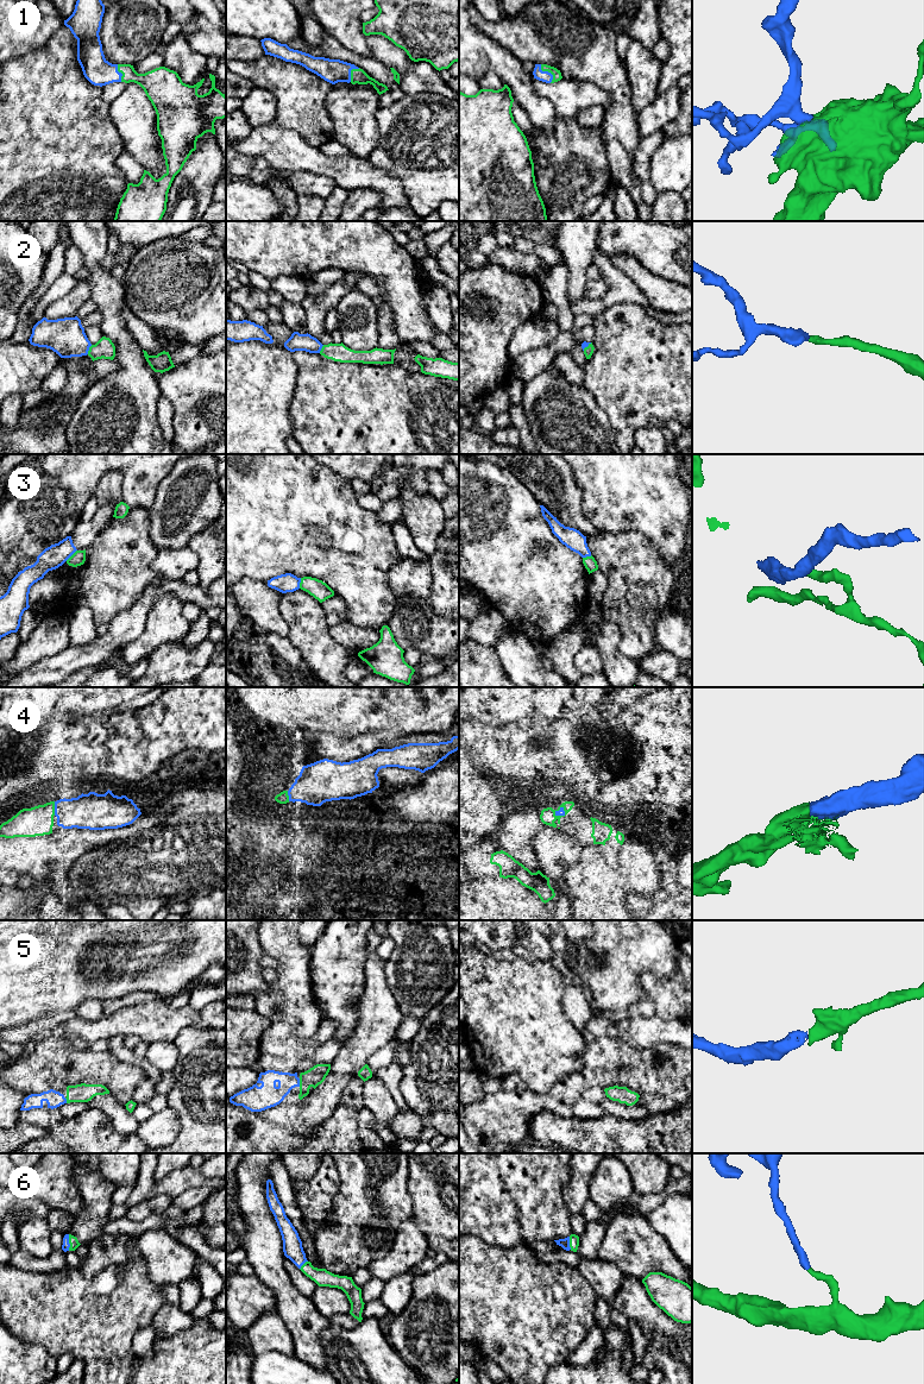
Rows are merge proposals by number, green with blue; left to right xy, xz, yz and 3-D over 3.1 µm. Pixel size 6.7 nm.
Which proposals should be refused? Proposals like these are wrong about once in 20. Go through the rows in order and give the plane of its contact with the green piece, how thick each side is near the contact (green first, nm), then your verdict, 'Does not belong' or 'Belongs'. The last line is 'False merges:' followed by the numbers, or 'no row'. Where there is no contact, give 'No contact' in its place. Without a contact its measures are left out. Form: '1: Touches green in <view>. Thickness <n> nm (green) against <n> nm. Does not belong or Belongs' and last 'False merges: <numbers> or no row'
1: Touches green in yz. Thickness 60 nm (green) against 80 nm. Belongs
2: Touches green in xy. Thickness 130 nm (green) against 260 nm. Belongs
3: Touches green in xy. Thickness 90 nm (green) against 160 nm. Does not belong
4: Touches green in xy. Thickness 200 nm (green) against 240 nm. Belongs
5: Touches green in xz. Thickness 120 nm (green) against 170 nm. Belongs
6: Touches green in xy. Thickness 70 nm (green) against 50 nm. Belongs
False merges: 3

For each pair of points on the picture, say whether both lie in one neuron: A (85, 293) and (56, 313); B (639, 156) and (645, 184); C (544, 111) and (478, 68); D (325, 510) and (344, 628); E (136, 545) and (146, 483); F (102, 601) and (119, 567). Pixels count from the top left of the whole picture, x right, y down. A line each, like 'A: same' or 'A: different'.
A: same
B: same
C: same
D: different
E: different
F: same

